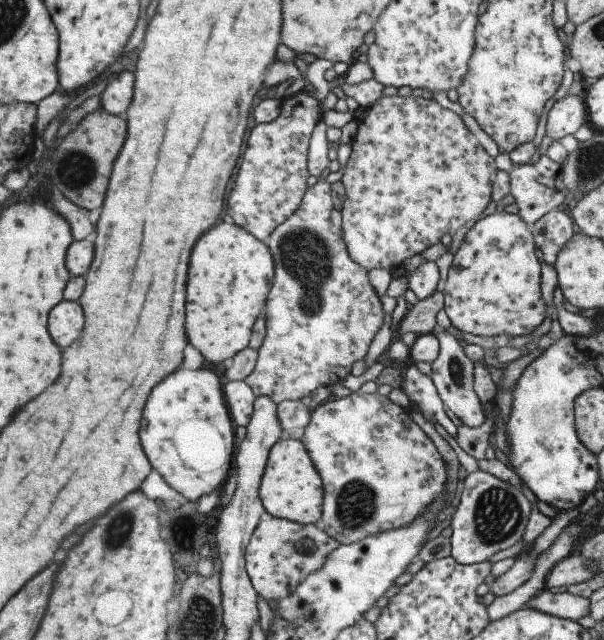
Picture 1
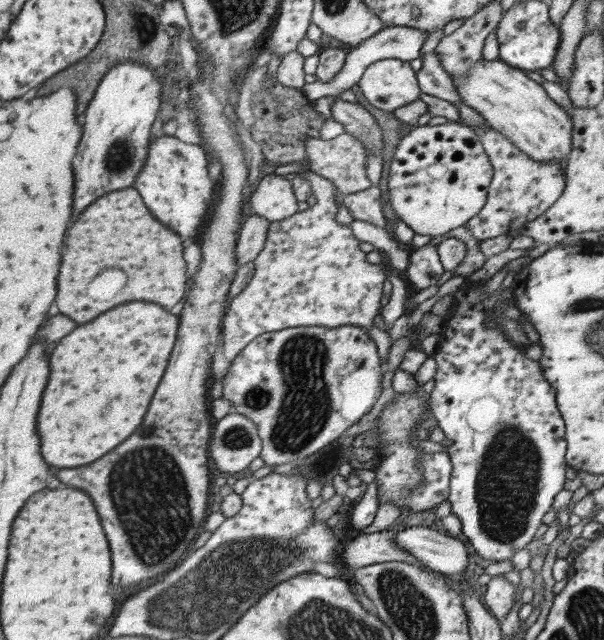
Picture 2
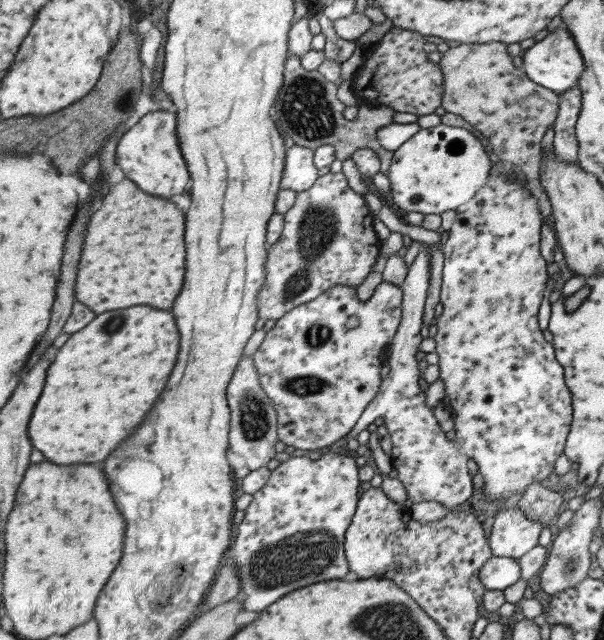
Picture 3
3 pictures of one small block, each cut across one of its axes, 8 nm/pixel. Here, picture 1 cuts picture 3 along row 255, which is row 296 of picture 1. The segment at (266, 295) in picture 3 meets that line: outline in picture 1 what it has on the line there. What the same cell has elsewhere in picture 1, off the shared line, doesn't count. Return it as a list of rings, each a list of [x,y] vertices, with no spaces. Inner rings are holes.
[[[318,179],[315,186],[308,188],[302,203],[294,214],[288,217],[283,224],[280,224],[267,239],[267,248],[270,250],[274,262],[273,286],[270,288],[270,293],[268,294],[264,309],[265,318],[267,319],[267,332],[262,346],[257,350],[258,359],[255,368],[244,382],[250,386],[250,389],[256,397],[263,395],[268,396],[276,405],[283,401],[302,399],[304,396],[310,396],[311,392],[314,392],[317,388],[344,381],[344,379],[351,374],[354,362],[366,357],[371,342],[374,340],[380,326],[382,326],[382,304],[380,298],[376,295],[376,292],[374,292],[374,288],[370,285],[368,271],[361,265],[358,265],[357,262],[350,257],[347,244],[343,240],[343,232],[335,230],[332,225],[332,210],[335,208],[331,192],[331,184],[324,179]]]

